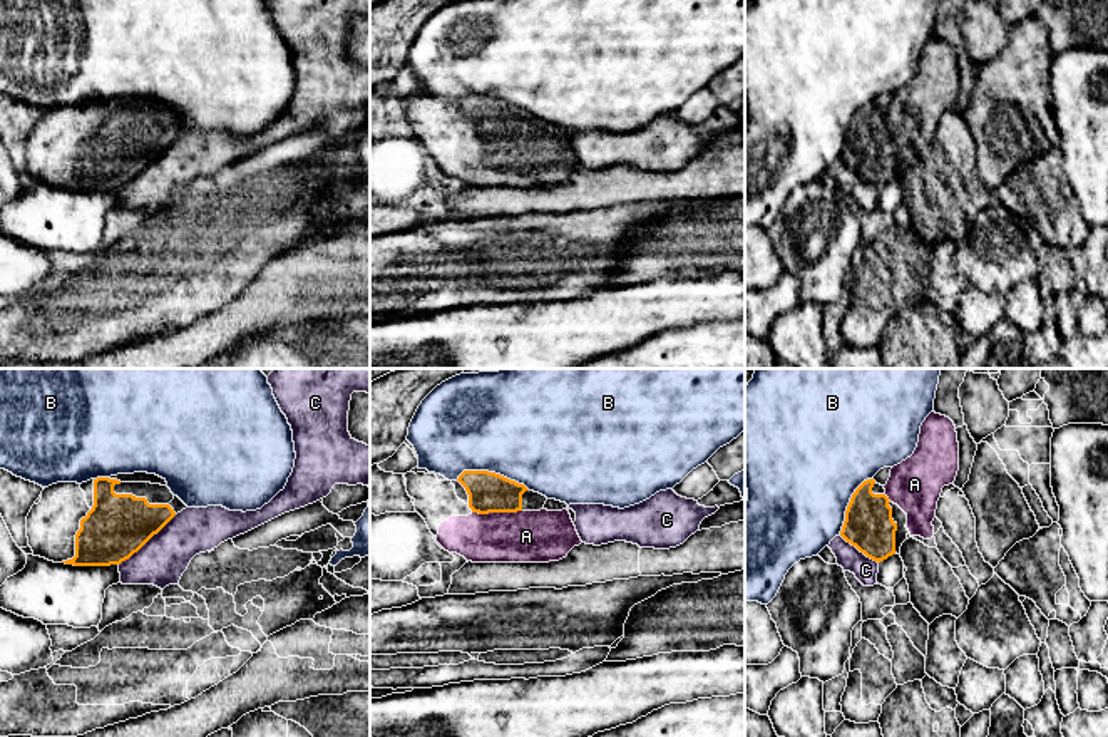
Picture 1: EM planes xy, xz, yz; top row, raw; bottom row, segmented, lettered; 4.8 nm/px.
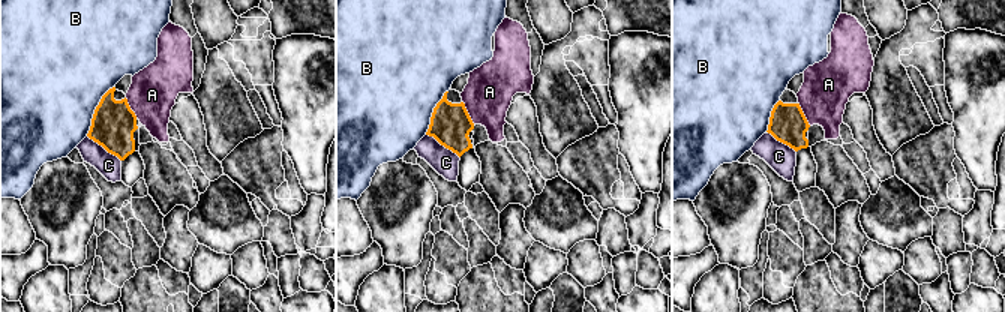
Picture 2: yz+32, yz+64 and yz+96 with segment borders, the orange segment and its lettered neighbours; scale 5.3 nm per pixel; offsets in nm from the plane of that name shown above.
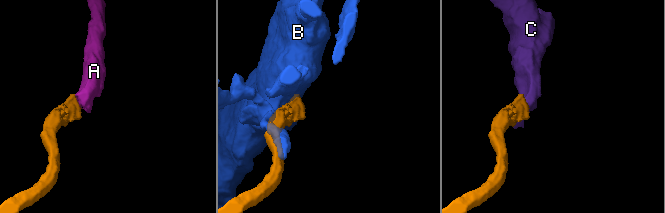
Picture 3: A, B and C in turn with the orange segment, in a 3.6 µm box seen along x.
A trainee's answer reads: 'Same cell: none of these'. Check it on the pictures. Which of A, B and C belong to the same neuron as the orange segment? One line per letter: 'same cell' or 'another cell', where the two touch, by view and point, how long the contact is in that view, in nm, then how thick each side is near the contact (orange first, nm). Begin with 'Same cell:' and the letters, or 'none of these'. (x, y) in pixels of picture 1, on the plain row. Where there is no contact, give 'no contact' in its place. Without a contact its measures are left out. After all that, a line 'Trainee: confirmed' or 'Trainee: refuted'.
Same cell: A
A: same cell | xz (496, 136) | 240 nm | 190/260 nm
B: another cell | xz (492, 97) | 360 nm | 190/480 nm
C: another cell | xy (148, 164) | 380 nm | 300/240 nm
Trainee: refuted

